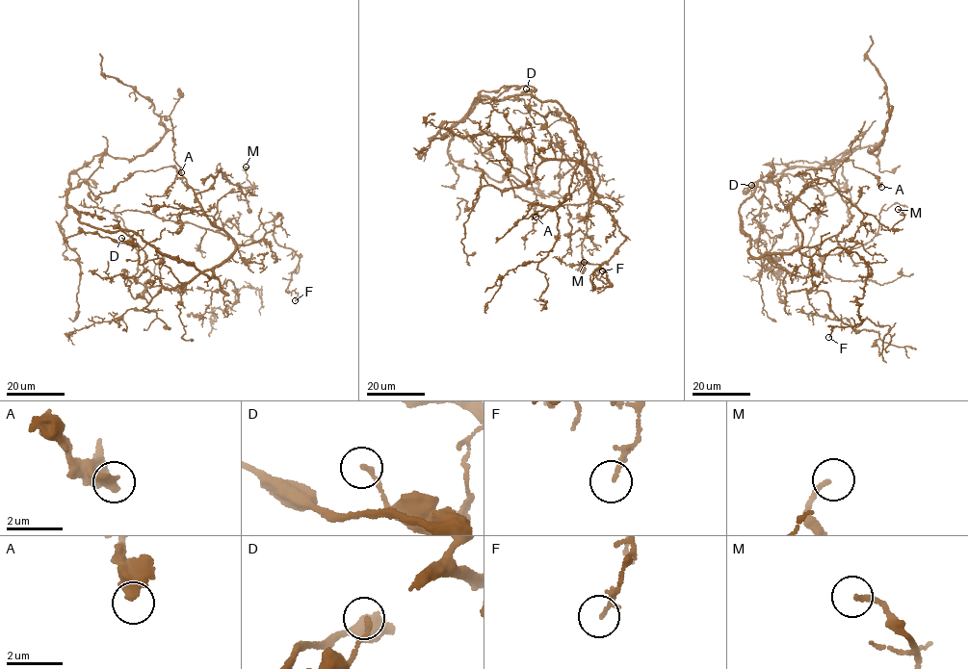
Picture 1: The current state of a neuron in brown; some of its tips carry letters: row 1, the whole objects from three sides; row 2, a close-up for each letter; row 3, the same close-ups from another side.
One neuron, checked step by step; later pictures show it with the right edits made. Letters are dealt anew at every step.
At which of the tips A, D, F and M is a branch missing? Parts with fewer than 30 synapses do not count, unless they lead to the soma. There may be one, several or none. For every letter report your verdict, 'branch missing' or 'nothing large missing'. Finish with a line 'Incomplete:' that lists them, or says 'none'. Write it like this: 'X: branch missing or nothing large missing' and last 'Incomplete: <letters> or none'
A: nothing large missing
D: nothing large missing
F: nothing large missing
M: nothing large missing
Incomplete: none

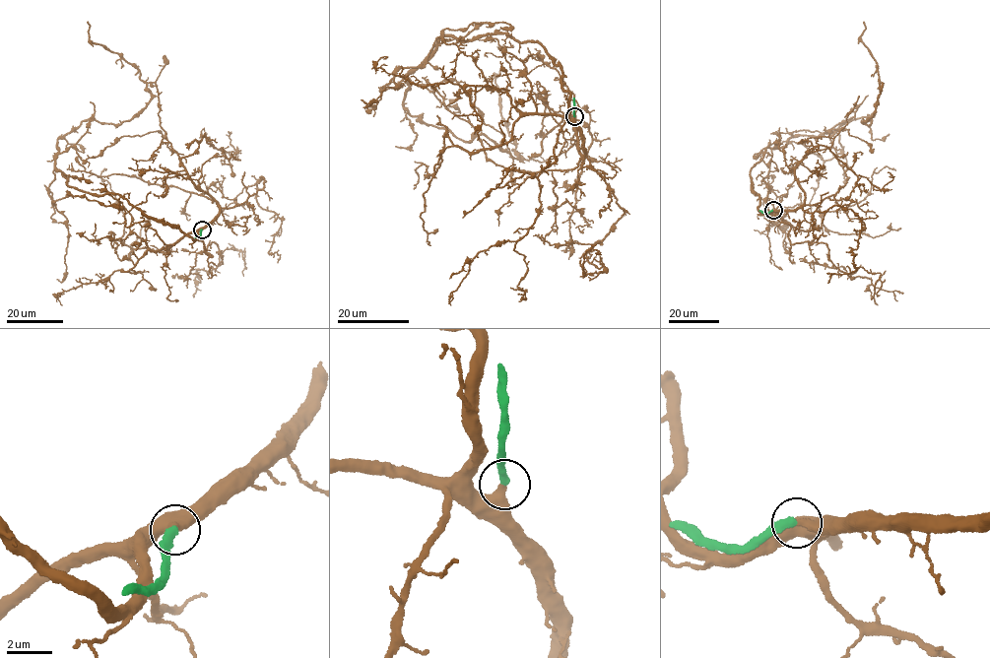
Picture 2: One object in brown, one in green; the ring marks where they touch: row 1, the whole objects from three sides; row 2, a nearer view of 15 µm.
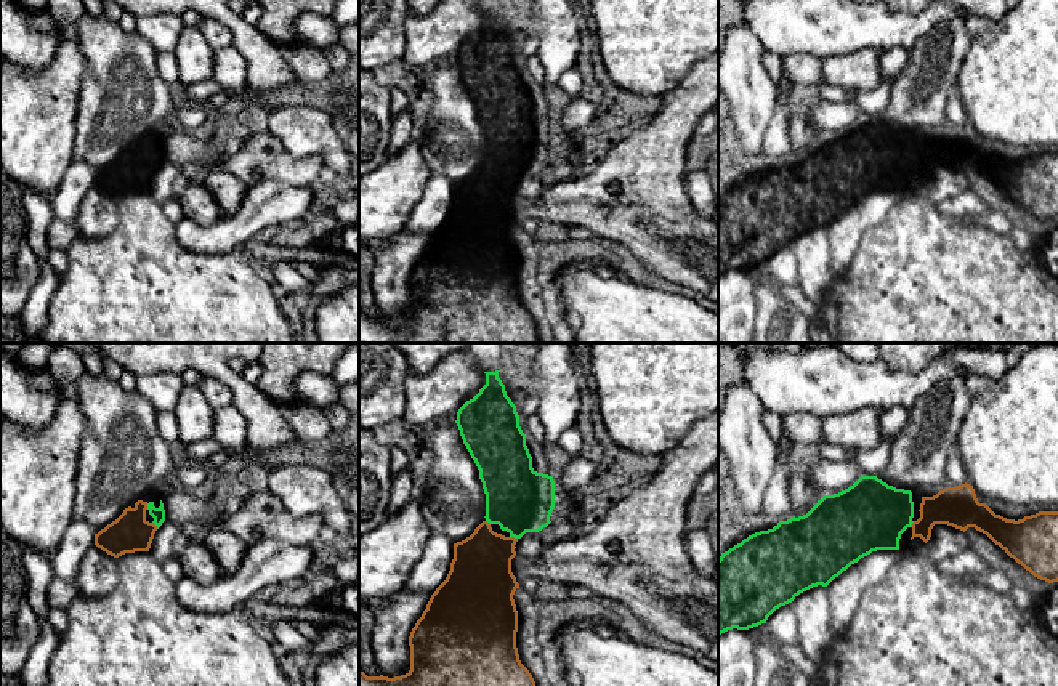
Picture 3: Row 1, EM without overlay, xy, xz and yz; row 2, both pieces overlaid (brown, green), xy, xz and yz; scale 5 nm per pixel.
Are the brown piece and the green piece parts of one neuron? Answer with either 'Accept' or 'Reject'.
Accept

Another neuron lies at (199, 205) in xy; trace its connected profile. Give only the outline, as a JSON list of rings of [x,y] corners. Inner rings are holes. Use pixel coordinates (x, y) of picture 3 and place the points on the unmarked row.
[[[200,176],[184,178],[178,186],[176,199],[183,208],[184,218],[199,226],[212,226],[224,216]]]

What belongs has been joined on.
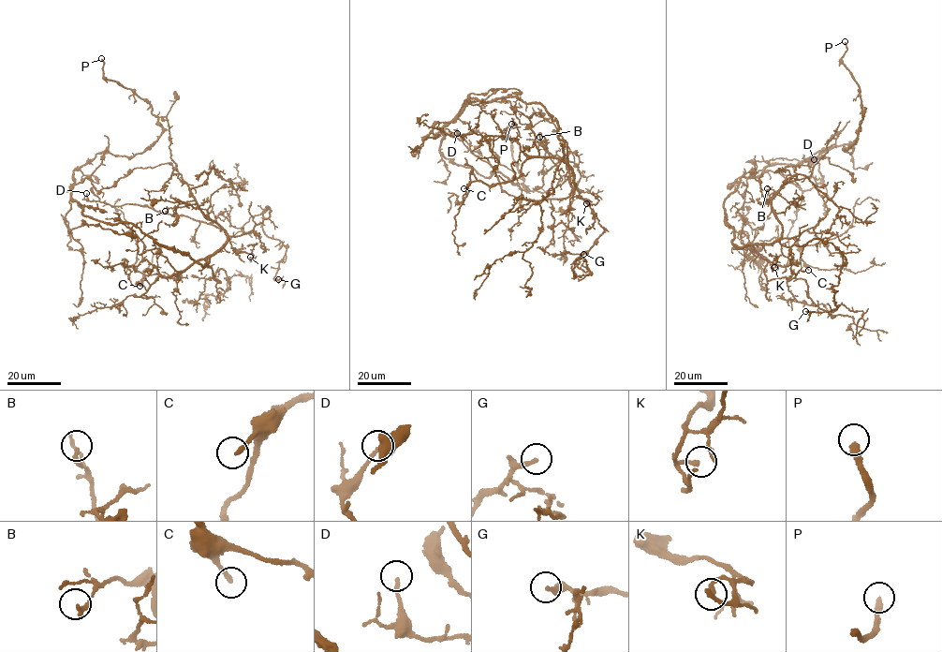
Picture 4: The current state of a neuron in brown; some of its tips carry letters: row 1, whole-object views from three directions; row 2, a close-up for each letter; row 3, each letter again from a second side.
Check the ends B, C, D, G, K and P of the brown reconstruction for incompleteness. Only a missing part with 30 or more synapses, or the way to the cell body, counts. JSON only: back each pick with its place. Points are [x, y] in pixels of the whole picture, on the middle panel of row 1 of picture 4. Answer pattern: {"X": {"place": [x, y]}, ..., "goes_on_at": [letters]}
{"C": {"place": [463, 188]}, "P": {"place": [511, 124]}, "goes_on_at": ["C", "P"]}

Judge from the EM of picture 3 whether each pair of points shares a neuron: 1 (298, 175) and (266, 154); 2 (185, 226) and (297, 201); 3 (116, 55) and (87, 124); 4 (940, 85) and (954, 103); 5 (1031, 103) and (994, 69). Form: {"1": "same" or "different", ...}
{"1": "same", "2": "same", "3": "same", "4": "different", "5": "same"}

